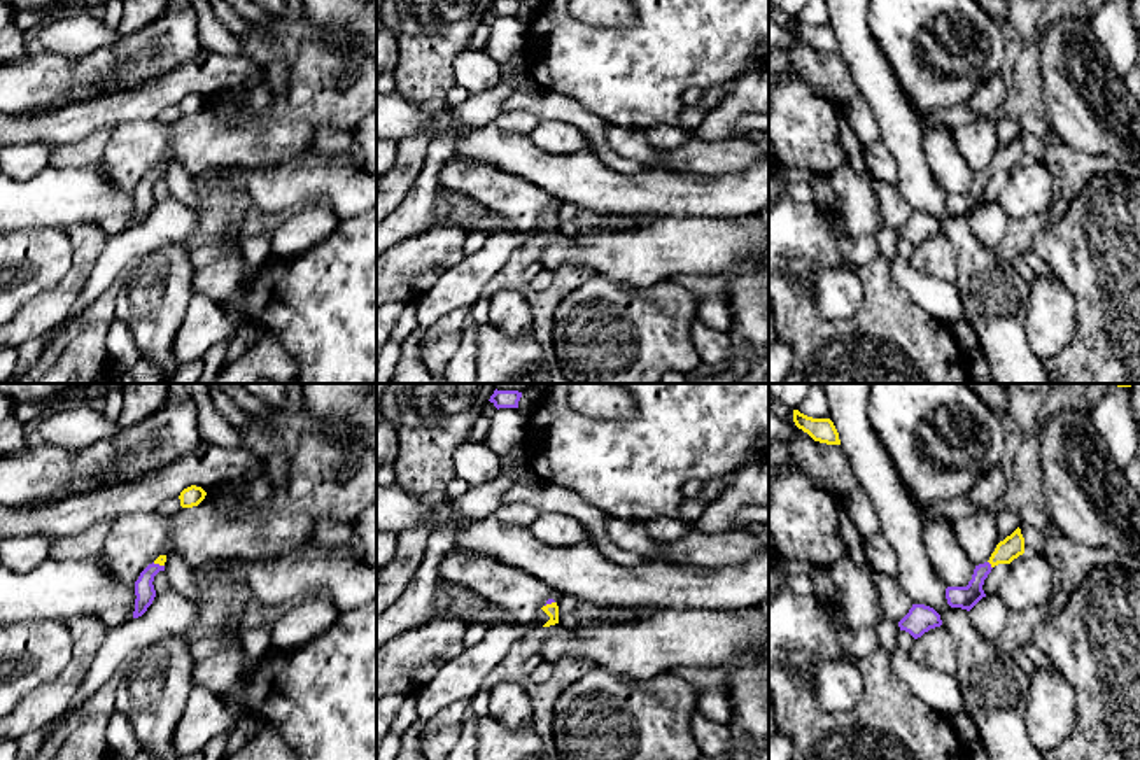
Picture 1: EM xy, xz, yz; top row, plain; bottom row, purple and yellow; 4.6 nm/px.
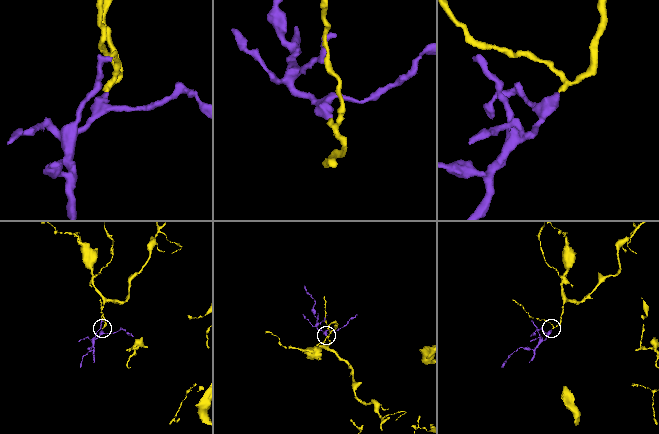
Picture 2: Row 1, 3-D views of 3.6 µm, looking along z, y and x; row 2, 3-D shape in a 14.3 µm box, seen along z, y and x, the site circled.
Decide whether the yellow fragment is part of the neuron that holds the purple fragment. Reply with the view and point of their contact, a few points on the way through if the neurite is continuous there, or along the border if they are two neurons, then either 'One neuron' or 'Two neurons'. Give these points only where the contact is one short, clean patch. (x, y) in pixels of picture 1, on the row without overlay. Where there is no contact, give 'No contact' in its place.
Touches purple at yz (990, 172). Path across: yz (965, 205), (990, 172), (1011, 154). One neuron

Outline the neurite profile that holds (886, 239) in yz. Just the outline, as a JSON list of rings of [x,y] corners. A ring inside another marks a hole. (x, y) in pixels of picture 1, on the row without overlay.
[[[881,226],[876,233],[879,252],[886,259],[893,259],[895,256],[898,256],[897,254],[898,240],[900,240],[898,231],[888,226]]]

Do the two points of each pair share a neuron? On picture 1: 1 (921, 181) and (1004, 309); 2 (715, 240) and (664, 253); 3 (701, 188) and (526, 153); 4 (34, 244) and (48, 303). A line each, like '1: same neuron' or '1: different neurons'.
1: same neuron
2: same neuron
3: same neuron
4: different neurons

